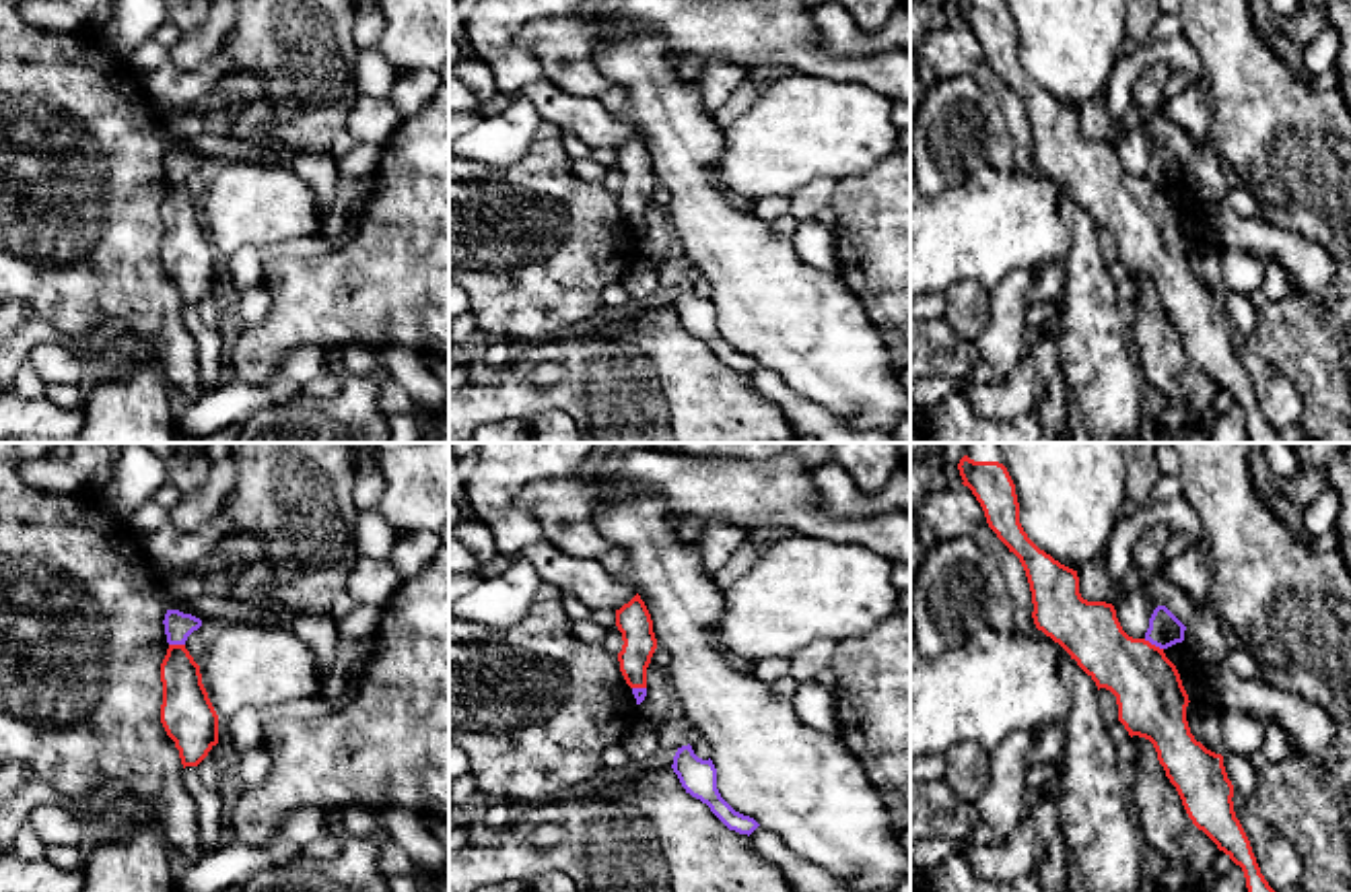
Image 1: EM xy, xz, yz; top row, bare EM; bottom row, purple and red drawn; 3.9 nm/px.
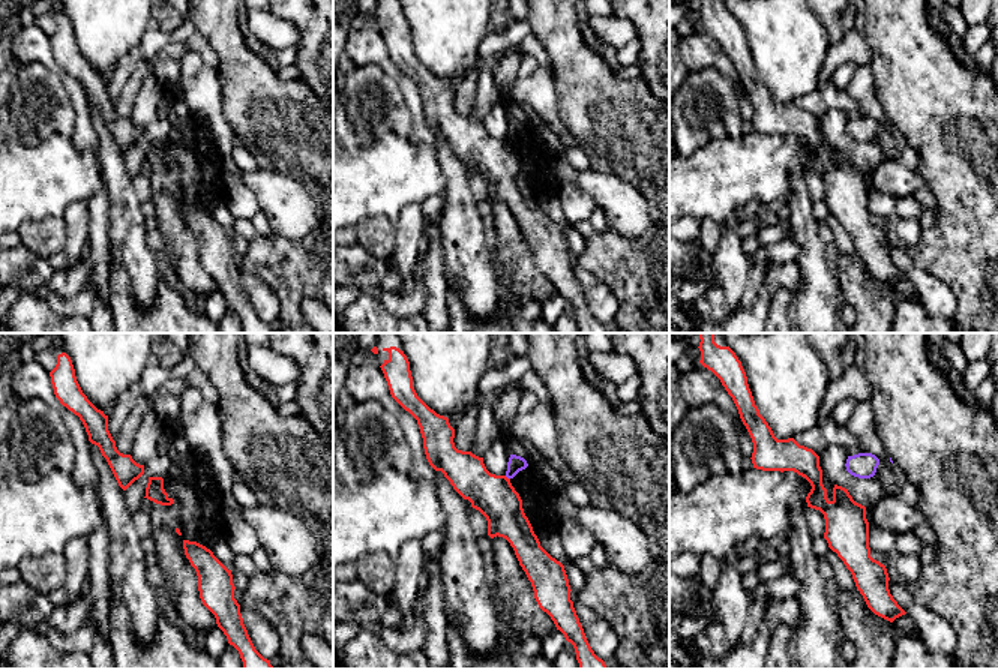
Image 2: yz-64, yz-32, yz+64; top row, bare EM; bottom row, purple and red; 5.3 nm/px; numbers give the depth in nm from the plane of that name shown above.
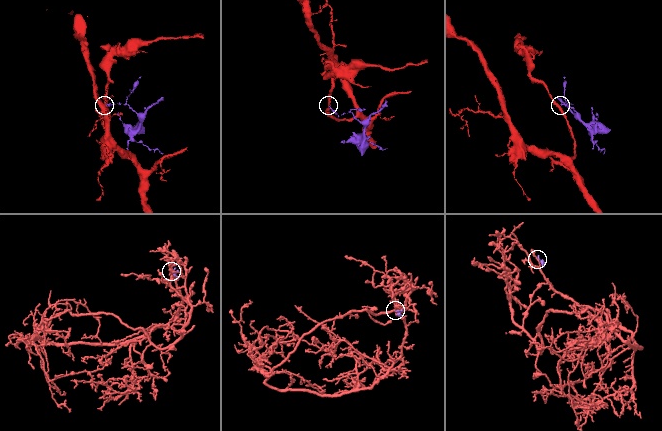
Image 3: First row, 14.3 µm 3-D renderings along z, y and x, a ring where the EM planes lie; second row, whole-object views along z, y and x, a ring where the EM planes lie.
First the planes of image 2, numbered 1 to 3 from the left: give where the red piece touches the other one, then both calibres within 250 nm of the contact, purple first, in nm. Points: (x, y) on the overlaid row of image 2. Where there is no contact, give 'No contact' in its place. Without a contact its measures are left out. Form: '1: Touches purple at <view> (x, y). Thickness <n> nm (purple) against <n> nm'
1: No contact
2: Touches purple at yz-32 (508, 477). Thickness 90 nm (purple) against 220 nm
3: No contact

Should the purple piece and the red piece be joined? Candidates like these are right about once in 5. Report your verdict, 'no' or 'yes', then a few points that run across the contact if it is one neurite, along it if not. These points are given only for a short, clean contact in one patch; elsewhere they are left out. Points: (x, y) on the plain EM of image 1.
no; line yz (1144, 178), (1162, 188)

